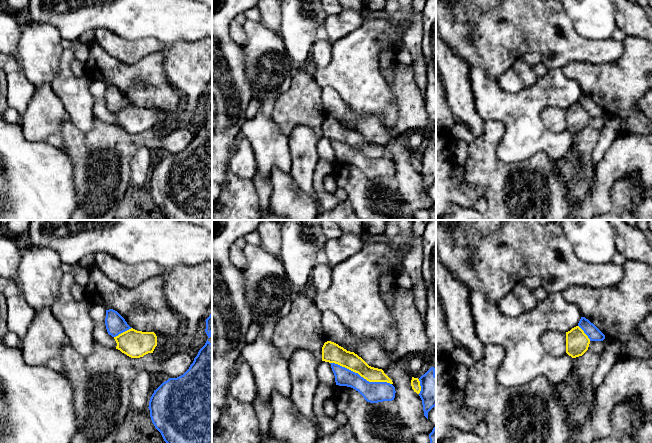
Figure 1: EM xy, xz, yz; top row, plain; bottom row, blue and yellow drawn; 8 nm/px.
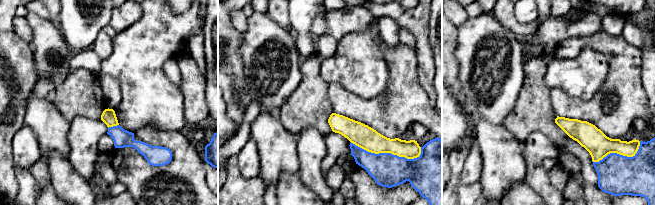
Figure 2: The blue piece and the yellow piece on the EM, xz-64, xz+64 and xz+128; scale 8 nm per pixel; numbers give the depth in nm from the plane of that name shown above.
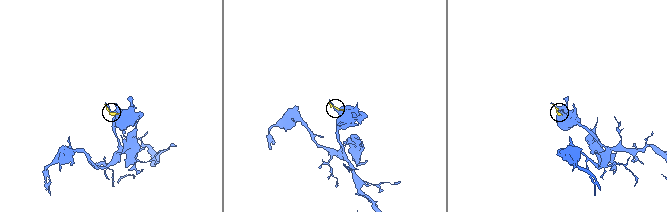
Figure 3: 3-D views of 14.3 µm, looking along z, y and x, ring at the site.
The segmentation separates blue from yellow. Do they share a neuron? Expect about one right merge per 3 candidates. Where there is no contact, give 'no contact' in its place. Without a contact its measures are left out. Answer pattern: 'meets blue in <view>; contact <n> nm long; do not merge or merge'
meets blue in xz; contact 550 nm long; do not merge

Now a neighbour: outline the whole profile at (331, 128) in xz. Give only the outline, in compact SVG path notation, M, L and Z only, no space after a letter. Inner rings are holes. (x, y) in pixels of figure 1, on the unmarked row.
M327 117L322 123L322 137L335 139L345 143L369 158L387 158L393 160L392 156L382 145L369 142L361 133L354 128L347 127L338 120Z

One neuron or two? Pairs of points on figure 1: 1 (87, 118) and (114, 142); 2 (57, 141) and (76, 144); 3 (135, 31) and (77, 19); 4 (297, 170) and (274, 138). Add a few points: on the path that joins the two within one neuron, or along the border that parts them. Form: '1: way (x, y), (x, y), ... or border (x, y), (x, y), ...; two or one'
1: border (95, 118), (89, 130), (80, 130), (71, 120); two
2: border (59, 134), (64, 149); two
3: way (121, 19), (91, 19); one
4: border (287, 139), (291, 159), (290, 172); two

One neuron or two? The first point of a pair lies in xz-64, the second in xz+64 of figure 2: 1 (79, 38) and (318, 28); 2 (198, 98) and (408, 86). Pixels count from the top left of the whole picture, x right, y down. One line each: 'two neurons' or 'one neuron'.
1: two neurons
2: one neuron

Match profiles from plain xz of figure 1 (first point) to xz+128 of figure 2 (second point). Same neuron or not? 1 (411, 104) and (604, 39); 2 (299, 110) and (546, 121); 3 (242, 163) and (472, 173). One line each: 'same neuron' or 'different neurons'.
1: same neuron
2: same neuron
3: same neuron

